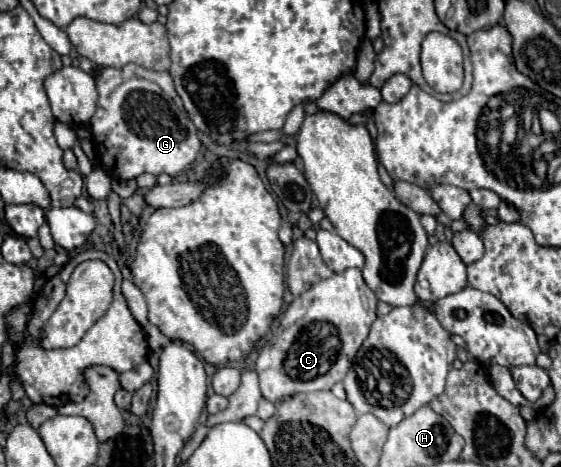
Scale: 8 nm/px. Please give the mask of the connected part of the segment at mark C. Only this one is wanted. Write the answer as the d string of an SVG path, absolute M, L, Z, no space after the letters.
M348 268L340 274L334 274L332 278L320 280L316 286L312 286L308 292L294 298L286 312L282 314L282 324L274 336L272 342L268 342L256 360L256 372L260 378L260 390L262 396L278 402L286 396L298 394L298 392L316 392L316 390L330 390L336 382L340 382L356 352L360 350L364 338L368 336L368 330L372 322L376 320L376 294L368 288L368 284L362 278L362 272L358 268Z

